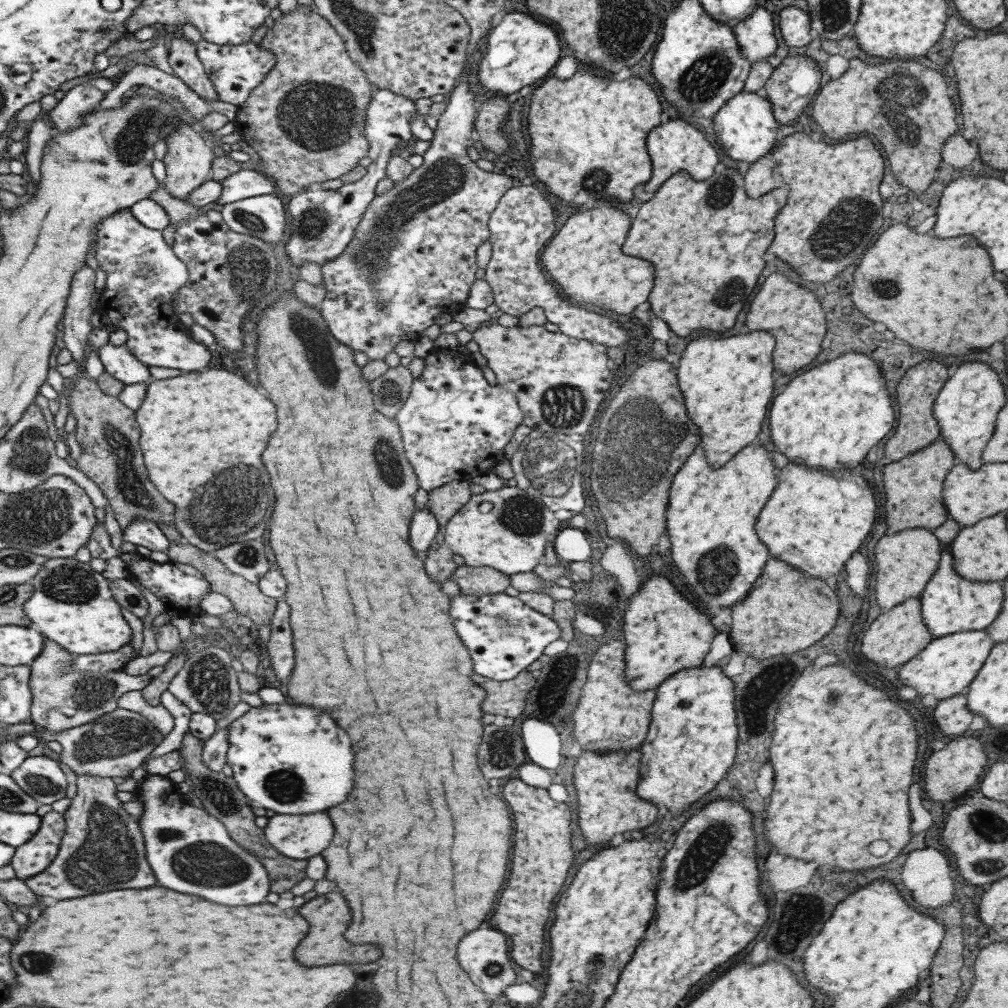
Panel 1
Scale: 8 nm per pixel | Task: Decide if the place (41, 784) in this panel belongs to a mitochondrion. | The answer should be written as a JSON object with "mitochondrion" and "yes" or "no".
{"mitochondrion":"yes"}

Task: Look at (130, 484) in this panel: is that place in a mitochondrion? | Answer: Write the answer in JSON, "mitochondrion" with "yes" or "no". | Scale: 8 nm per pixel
{"mitochondrion":"yes"}

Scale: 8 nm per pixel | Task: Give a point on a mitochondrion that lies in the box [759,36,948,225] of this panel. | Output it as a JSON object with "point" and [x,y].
{"point":[912,96]}

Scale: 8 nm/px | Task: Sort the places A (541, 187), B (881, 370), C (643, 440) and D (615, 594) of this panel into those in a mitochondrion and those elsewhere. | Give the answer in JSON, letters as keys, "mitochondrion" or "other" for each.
{"A":"other","B":"other","C":"mitochondrion","D":"other"}

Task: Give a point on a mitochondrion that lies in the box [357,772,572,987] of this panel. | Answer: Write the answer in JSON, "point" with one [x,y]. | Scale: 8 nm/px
{"point":[490,969]}

